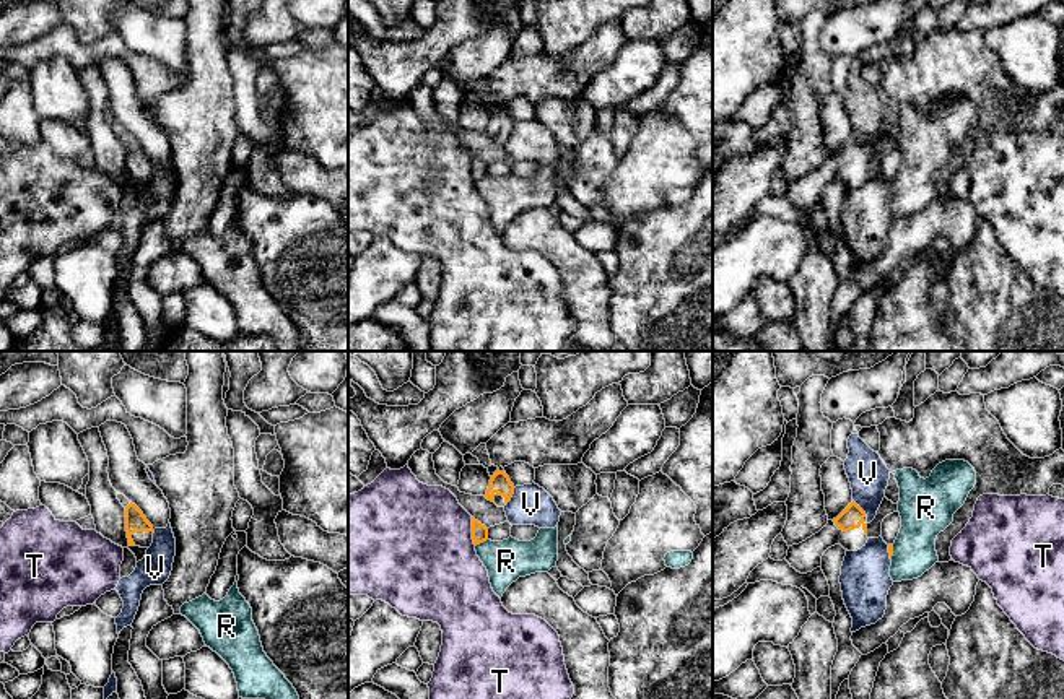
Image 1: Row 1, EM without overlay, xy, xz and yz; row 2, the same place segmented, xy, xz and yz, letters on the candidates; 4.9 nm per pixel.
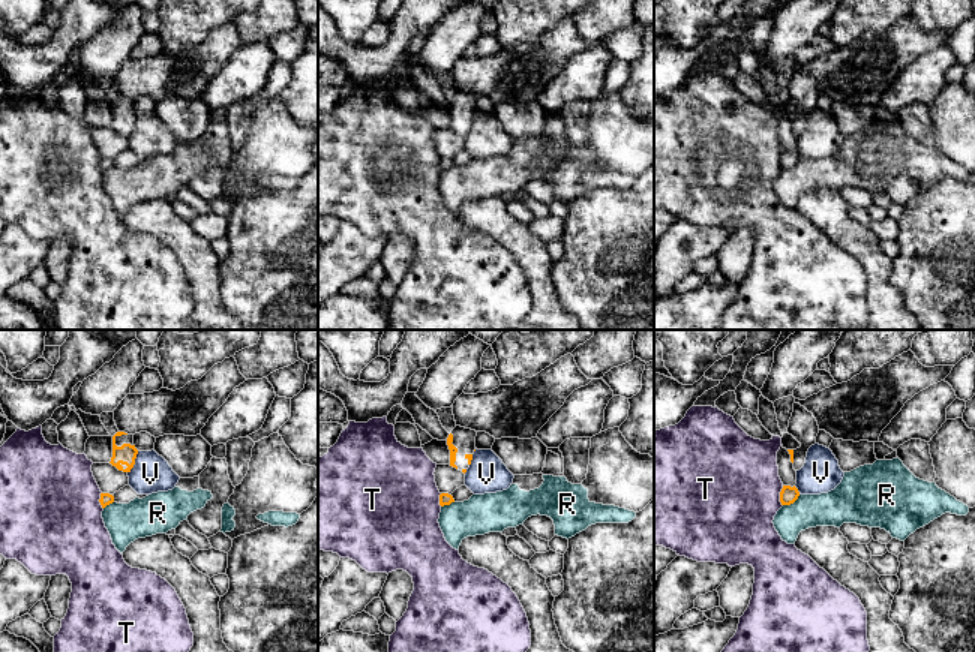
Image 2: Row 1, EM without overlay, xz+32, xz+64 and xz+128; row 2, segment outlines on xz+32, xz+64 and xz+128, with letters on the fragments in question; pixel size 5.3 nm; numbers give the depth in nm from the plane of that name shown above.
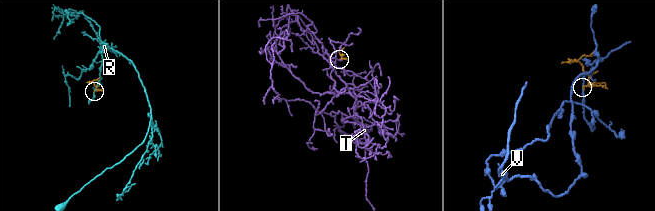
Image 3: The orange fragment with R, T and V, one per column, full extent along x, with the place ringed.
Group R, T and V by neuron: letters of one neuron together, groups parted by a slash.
R / T / V

